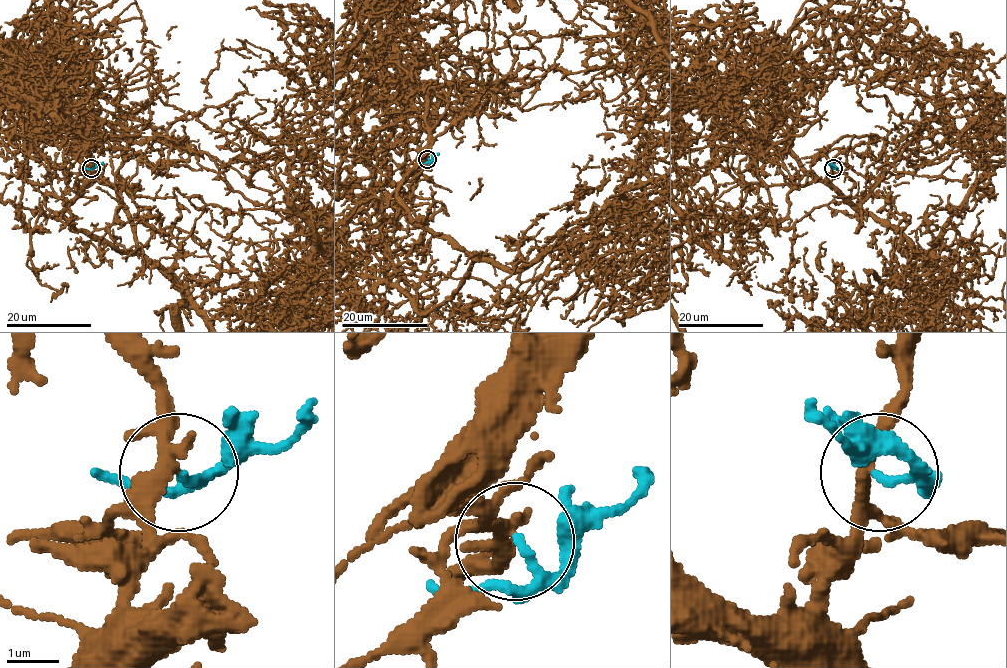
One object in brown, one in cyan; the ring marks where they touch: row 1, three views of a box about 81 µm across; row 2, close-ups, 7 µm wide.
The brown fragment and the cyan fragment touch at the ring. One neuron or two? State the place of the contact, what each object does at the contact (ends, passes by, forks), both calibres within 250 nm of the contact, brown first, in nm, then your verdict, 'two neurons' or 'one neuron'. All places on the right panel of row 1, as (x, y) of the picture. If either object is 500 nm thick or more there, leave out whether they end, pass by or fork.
(833, 168) | brown forks | cyan passes by | 240/120 nm | one neuron

